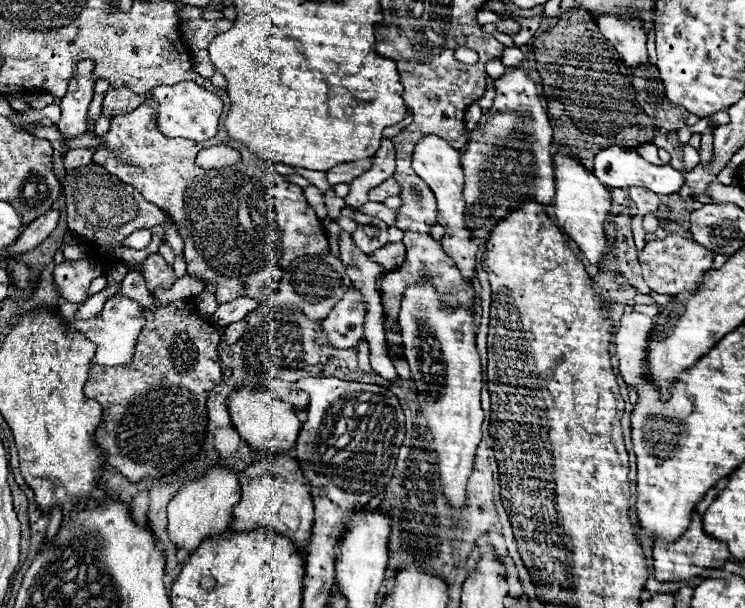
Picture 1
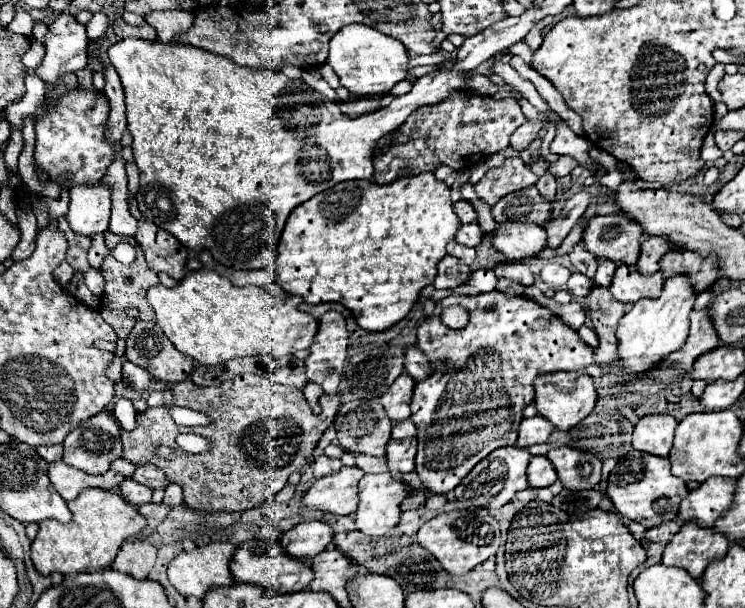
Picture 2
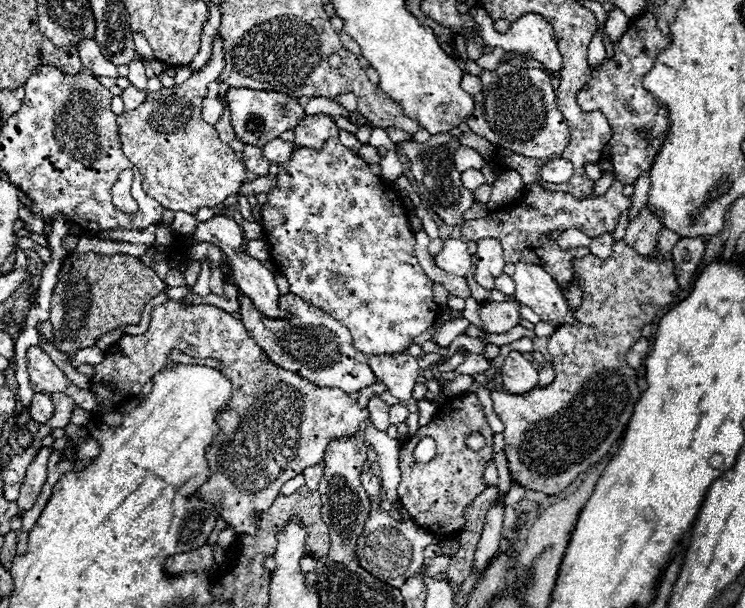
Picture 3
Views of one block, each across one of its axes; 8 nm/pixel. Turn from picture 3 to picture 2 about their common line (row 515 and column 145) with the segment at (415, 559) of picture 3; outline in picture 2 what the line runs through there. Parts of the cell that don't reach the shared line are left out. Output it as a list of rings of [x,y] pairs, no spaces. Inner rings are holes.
[[[124,362],[122,376],[124,376],[124,382],[128,382],[136,390],[146,390],[148,384],[152,382],[150,372],[140,368],[140,366],[136,366],[136,364],[132,364],[132,362]]]

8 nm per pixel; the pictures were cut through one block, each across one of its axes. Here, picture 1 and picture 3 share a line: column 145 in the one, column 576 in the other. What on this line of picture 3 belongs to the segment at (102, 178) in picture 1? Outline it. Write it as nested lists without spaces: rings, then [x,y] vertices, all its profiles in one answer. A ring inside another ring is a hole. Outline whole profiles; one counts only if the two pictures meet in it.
[[[614,180],[606,194],[576,200],[568,192],[550,192],[550,190],[544,190],[540,184],[528,184],[524,186],[520,198],[514,200],[512,204],[492,210],[488,216],[478,220],[464,220],[460,238],[466,242],[476,242],[480,238],[496,238],[504,248],[506,264],[518,264],[518,262],[538,264],[546,268],[546,272],[550,272],[550,276],[558,280],[560,286],[568,286],[574,274],[574,266],[572,266],[574,260],[584,258],[588,254],[588,248],[574,248],[574,250],[562,252],[550,240],[550,234],[554,230],[568,230],[568,228],[578,228],[580,232],[592,238],[612,232],[618,224],[620,214],[630,208],[630,198],[622,194],[622,186],[624,186],[622,182]]]

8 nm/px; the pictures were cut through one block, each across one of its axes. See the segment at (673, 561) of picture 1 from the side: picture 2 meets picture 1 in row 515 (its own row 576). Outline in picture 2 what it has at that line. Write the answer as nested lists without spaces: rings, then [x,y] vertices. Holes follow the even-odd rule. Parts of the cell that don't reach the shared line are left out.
[[[688,520],[682,524],[678,534],[674,534],[670,544],[666,544],[662,564],[684,568],[692,578],[698,580],[704,568],[712,560],[722,558],[726,550],[726,534],[720,534],[714,528],[704,528],[694,520]]]

